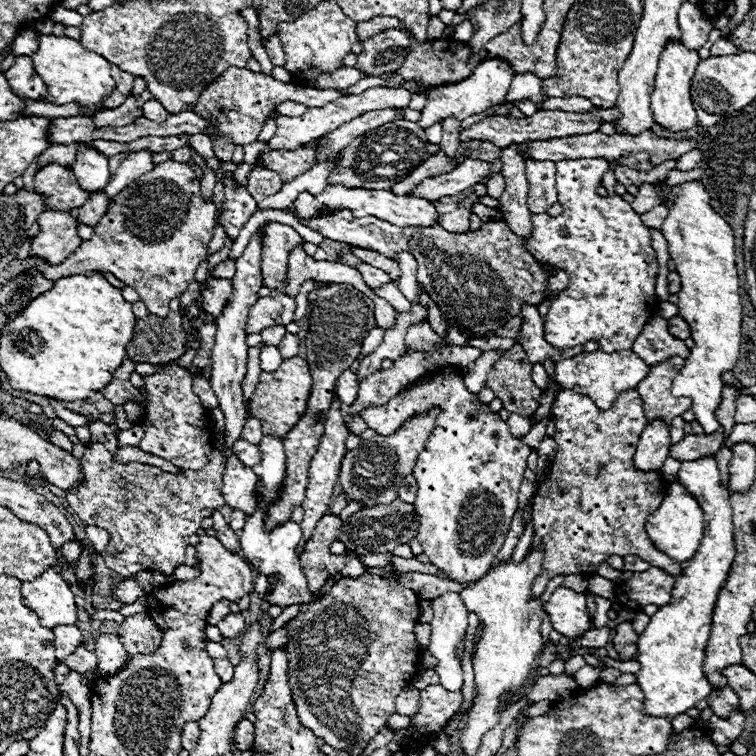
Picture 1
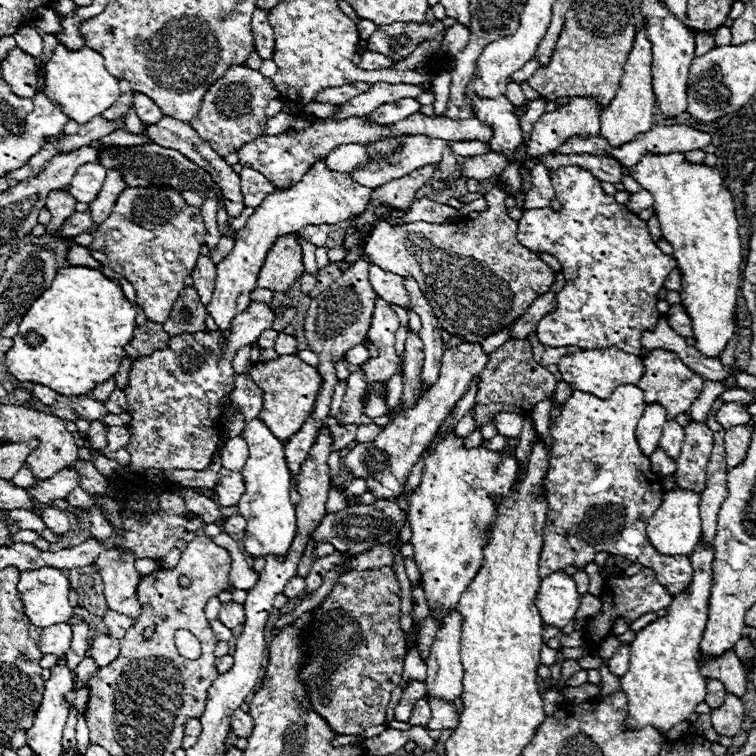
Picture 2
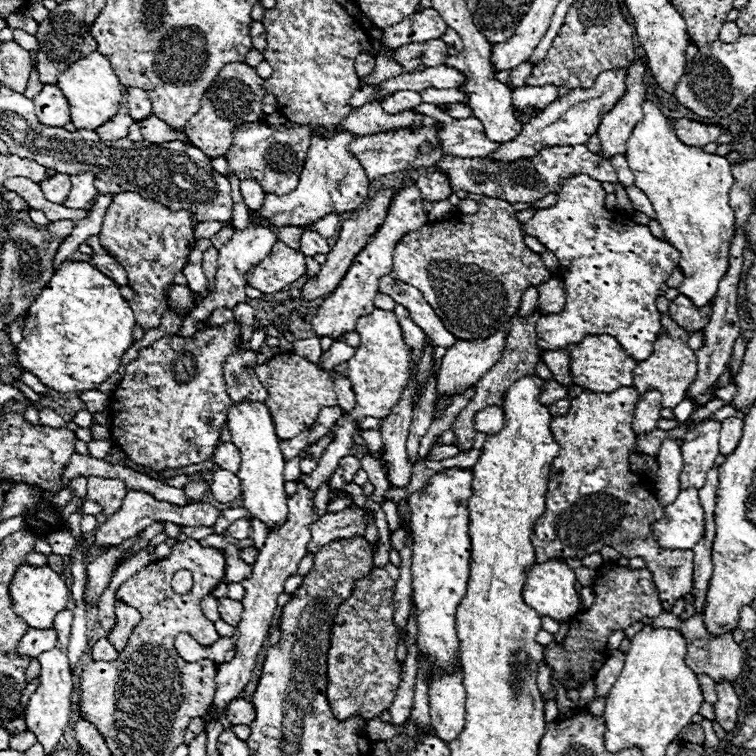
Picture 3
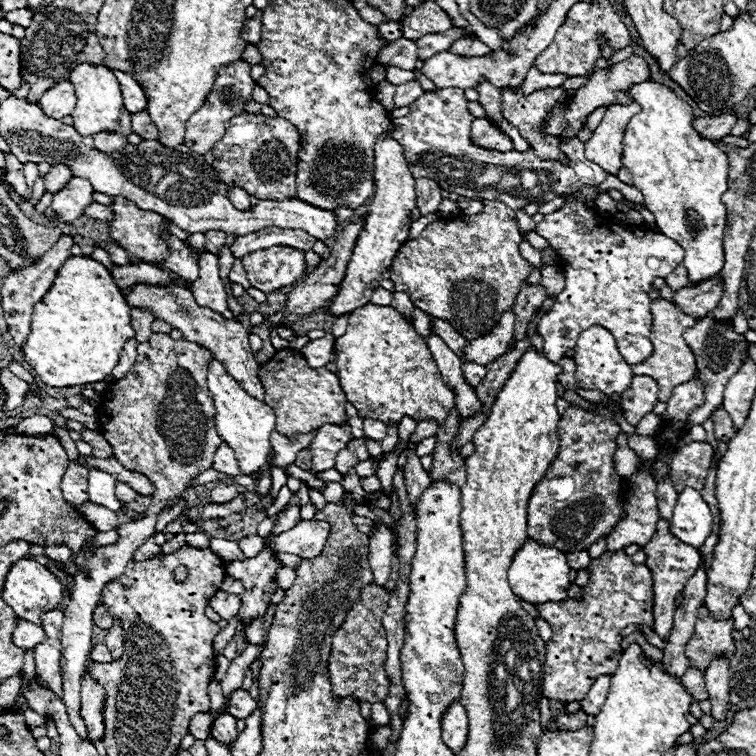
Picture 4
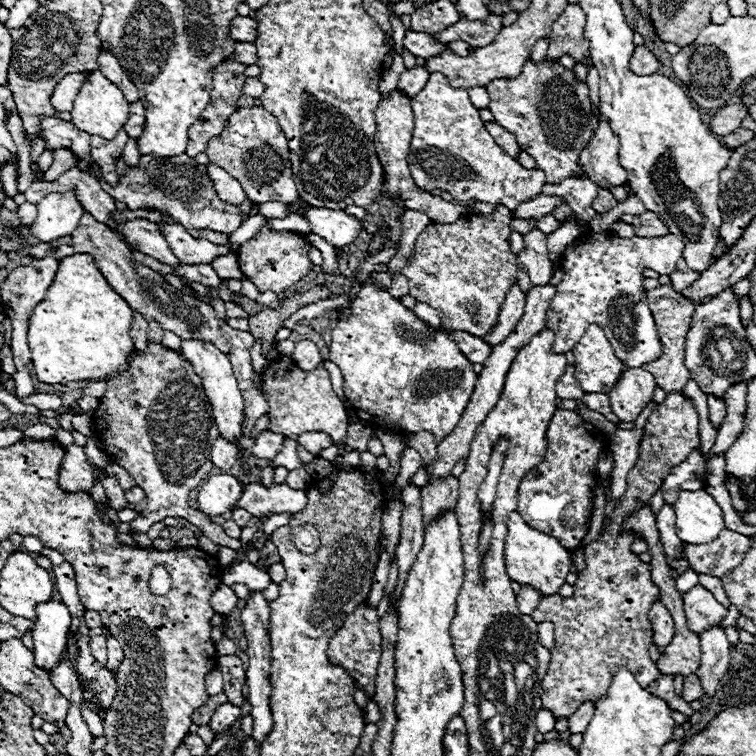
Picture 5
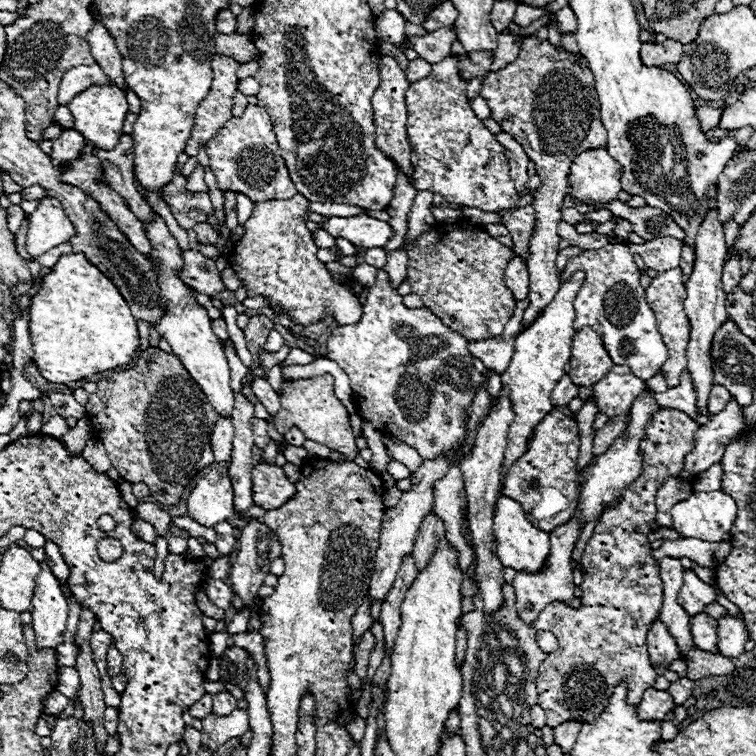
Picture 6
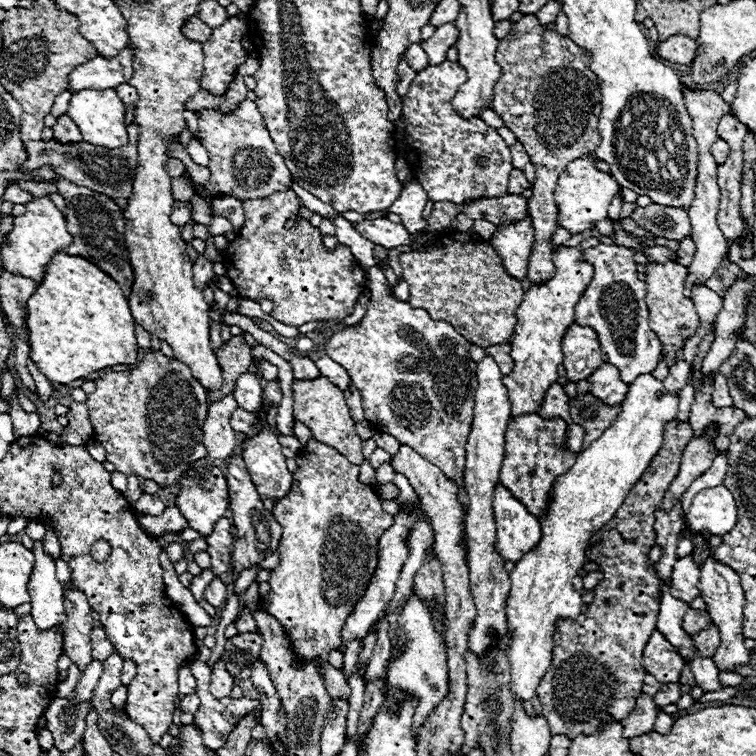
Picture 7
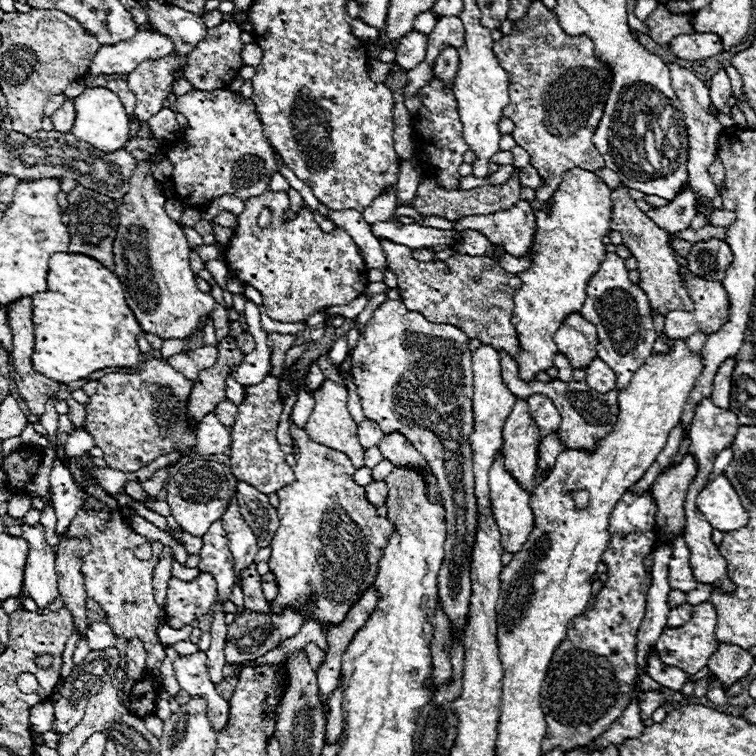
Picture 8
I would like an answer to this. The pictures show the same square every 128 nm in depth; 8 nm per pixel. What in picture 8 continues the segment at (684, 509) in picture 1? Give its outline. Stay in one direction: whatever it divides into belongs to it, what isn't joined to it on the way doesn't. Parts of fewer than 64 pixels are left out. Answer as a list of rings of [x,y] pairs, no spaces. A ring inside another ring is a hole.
[[[724,474],[716,476],[704,486],[704,490],[700,490],[696,506],[706,516],[710,526],[720,532],[738,530],[750,520],[748,512],[740,502],[740,496]]]

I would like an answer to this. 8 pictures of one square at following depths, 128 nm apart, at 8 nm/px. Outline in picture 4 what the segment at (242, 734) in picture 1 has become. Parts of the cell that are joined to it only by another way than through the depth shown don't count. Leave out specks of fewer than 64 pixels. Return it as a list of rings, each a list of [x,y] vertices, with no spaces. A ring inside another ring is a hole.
[[[238,688],[238,690],[234,690],[230,694],[226,712],[232,714],[232,716],[236,716],[238,720],[244,720],[246,716],[250,716],[254,712],[254,708],[256,708],[256,702],[250,698],[250,694],[246,690]]]

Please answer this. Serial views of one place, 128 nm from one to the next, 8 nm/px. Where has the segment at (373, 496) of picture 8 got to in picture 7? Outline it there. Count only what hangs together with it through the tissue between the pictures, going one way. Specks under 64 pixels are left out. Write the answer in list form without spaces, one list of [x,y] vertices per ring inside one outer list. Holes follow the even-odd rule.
[[[376,482],[376,494],[380,494],[380,500],[394,500],[398,496],[398,488],[394,484],[380,484]]]

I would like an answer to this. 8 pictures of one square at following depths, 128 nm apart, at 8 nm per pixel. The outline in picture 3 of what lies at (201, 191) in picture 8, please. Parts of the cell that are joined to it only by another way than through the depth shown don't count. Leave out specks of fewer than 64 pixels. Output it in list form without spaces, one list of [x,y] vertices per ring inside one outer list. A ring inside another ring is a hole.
[[[246,122],[236,126],[232,130],[232,146],[224,154],[224,158],[228,160],[228,174],[236,174],[240,180],[256,180],[266,194],[284,196],[292,192],[304,166],[312,130],[316,128],[298,126],[294,122],[274,126],[266,122]]]

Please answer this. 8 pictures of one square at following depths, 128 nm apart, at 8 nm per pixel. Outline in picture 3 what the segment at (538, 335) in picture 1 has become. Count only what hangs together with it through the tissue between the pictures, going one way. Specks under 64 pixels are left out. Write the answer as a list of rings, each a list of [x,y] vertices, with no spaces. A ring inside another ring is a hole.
[[[554,350],[554,352],[542,352],[544,364],[550,368],[554,374],[554,380],[560,382],[562,386],[572,384],[572,374],[570,374],[570,354],[566,350]]]

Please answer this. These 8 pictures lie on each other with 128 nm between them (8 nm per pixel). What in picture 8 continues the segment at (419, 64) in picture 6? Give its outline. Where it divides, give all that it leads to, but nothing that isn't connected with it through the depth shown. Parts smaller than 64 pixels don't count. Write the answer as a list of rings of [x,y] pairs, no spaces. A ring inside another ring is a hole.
[[[414,30],[412,34],[406,34],[398,44],[396,62],[404,70],[416,68],[426,58],[426,42],[428,42],[428,38],[424,34],[420,34],[418,30]]]

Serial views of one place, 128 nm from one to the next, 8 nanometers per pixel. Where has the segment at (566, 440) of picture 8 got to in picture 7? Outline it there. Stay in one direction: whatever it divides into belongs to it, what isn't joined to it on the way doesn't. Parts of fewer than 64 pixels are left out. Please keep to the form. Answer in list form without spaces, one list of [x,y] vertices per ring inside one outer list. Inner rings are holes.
[[[494,344],[494,346],[488,346],[486,348],[486,354],[496,360],[496,364],[500,366],[500,370],[502,370],[504,376],[508,376],[512,372],[512,364],[514,362],[510,358],[510,344],[502,344],[502,346]],[[590,392],[576,394],[576,398],[568,402],[568,410],[572,422],[580,424],[586,432],[584,448],[588,448],[600,434],[604,434],[604,430],[620,414],[620,406],[608,406],[600,398],[594,398]]]

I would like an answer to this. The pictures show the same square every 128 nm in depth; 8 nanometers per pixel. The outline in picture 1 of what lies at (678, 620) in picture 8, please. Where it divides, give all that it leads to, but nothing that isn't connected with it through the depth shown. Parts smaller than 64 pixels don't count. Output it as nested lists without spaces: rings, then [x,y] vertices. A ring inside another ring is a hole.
[[[734,710],[728,718],[720,718],[720,716],[712,716],[708,722],[708,732],[714,744],[732,744],[734,740],[738,740],[738,736],[742,734],[744,728],[744,714],[742,710]]]

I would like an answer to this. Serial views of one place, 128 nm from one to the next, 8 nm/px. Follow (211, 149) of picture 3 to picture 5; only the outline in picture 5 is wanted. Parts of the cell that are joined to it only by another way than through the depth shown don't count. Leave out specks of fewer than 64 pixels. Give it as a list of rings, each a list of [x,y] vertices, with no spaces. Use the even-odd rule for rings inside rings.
[[[224,60],[224,62],[220,62],[220,66],[216,66],[214,84],[212,84],[212,90],[210,90],[210,102],[204,108],[204,112],[200,114],[200,120],[196,120],[188,130],[188,150],[186,150],[186,154],[192,154],[192,158],[206,150],[208,142],[226,128],[228,118],[236,112],[236,102],[242,96],[242,86],[244,86],[244,80],[246,80],[246,76],[242,74],[244,68],[246,68],[244,64],[234,62],[234,60]],[[194,136],[198,136],[200,140],[194,138]]]

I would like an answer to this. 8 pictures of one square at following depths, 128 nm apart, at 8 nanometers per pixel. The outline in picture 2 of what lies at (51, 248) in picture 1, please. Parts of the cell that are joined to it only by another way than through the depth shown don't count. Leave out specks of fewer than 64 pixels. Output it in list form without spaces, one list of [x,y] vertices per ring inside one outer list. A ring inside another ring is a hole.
[[[52,190],[52,194],[48,194],[46,208],[52,214],[52,220],[46,224],[48,234],[54,234],[56,230],[60,230],[64,218],[68,218],[74,212],[74,204],[76,200],[70,196],[68,190]],[[68,240],[68,244],[70,244],[70,252],[68,252],[68,262],[70,262],[70,266],[88,266],[88,268],[98,268],[98,270],[102,270],[102,264],[96,262],[96,260],[90,256],[88,248],[78,246],[74,240]]]

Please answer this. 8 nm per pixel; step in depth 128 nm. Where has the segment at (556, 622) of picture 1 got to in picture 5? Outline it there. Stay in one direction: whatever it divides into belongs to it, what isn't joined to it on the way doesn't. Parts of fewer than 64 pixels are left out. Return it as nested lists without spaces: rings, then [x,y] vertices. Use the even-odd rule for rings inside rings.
[[[518,510],[512,512],[512,516],[508,516],[504,558],[506,558],[504,560],[506,572],[512,580],[516,580],[518,584],[532,584],[534,588],[542,590],[542,594],[546,594],[546,596],[552,596],[558,592],[558,588],[566,582],[566,576],[572,566],[570,550],[560,546],[560,542],[556,542],[556,538],[542,534],[540,530],[534,530],[532,526],[528,526],[522,520],[522,516],[518,514]]]

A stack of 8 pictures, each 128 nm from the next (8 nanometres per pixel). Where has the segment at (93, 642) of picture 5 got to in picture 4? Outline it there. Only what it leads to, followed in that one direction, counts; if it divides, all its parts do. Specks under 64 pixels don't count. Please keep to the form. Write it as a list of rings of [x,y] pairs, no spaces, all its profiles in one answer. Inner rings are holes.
[[[102,642],[92,646],[90,658],[92,658],[94,662],[112,662],[112,654],[110,654],[110,650],[108,650],[108,648],[106,648]]]

